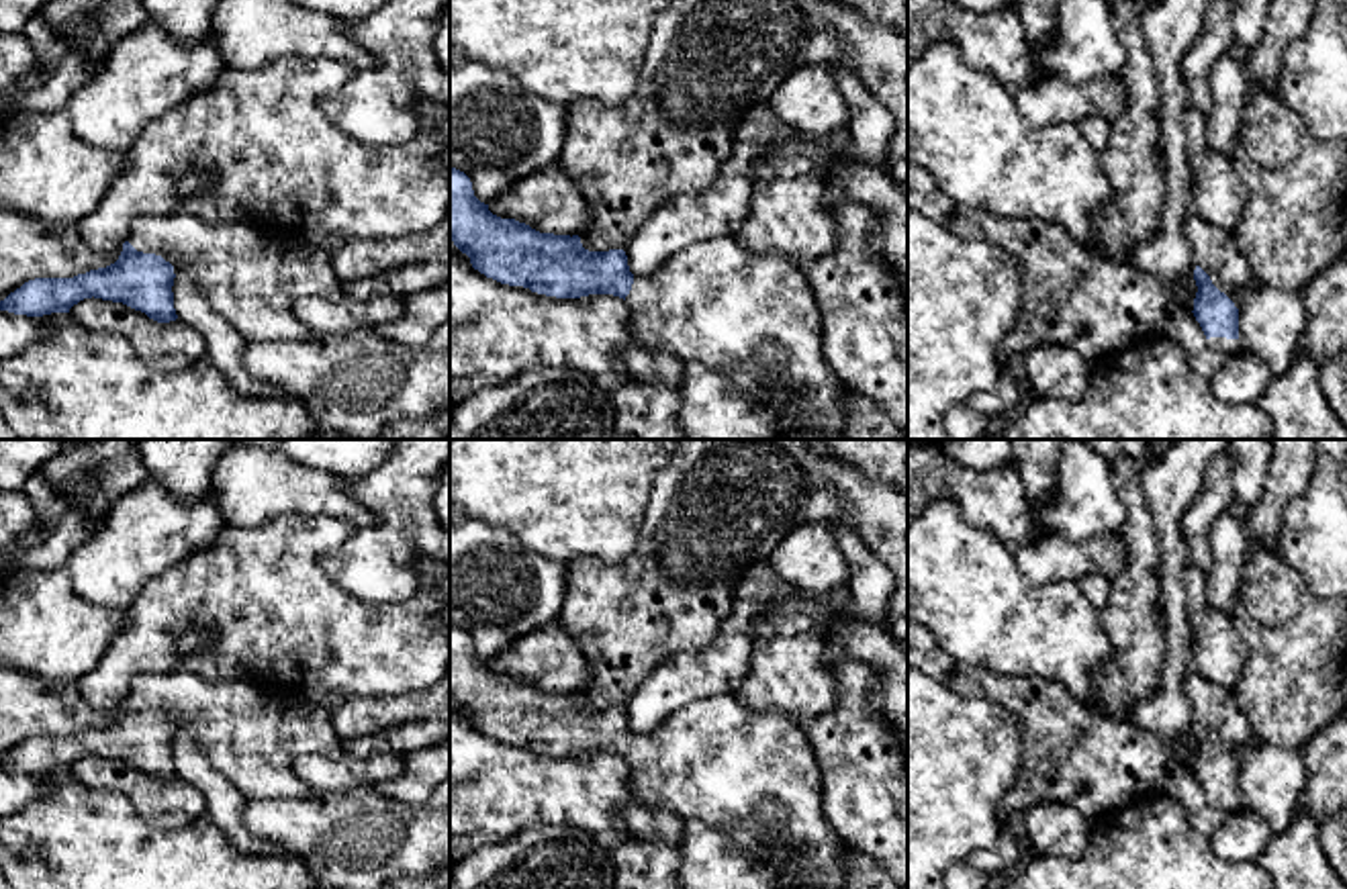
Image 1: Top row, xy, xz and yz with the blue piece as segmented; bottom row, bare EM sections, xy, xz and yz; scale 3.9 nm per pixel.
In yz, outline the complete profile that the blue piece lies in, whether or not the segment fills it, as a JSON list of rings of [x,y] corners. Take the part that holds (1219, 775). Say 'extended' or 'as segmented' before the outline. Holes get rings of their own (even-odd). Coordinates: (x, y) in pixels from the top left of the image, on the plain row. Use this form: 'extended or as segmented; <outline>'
extended; [[[1192,670],[1186,674],[1183,691],[1196,721],[1198,750],[1192,770],[1208,801],[1235,815],[1241,809],[1239,750],[1257,744],[1253,730],[1237,707],[1233,691]]]

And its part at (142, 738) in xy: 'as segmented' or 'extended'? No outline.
extended

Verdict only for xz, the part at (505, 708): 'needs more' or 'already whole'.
needs more

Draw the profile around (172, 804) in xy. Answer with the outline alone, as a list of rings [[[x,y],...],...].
[[[84,756],[69,766],[69,775],[86,789],[125,795],[141,817],[170,832],[206,815],[204,795],[184,779],[157,781],[123,760]]]

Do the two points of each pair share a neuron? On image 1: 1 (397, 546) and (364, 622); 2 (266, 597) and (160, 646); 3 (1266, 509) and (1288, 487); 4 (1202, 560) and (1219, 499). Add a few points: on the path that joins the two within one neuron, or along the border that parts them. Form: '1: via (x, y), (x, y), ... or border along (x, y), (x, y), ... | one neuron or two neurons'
1: border along (330, 579), (366, 603), (403, 603), (417, 593) | two neurons
2: via (236, 595), (191, 595), (170, 616) | one neuron
3: via (1272, 503), (1282, 493) | one neuron
4: via (1200, 546), (1200, 518), (1204, 513) | one neuron

